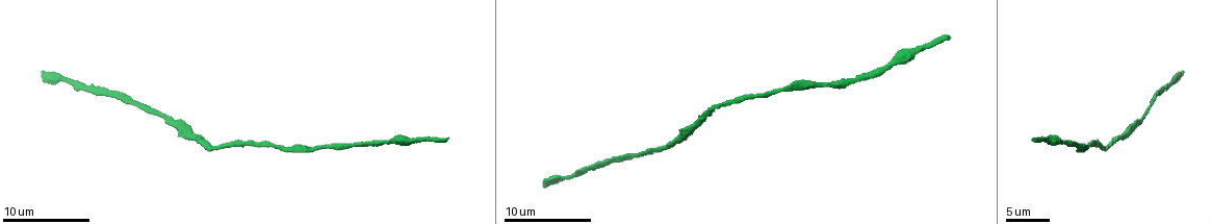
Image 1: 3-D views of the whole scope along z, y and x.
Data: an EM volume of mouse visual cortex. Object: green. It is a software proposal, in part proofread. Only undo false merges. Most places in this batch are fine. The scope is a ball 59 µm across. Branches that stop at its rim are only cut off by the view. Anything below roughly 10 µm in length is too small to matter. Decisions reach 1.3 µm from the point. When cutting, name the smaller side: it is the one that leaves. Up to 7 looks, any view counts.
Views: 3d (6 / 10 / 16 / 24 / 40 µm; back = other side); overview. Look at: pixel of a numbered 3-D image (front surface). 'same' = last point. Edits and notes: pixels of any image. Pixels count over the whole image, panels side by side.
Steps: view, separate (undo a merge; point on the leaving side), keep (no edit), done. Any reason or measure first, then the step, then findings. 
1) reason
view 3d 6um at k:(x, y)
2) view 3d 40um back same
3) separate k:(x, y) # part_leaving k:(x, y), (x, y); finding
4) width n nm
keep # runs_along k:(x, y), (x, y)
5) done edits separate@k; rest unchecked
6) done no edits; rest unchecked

view 3d 10um at 1:(232, 144)

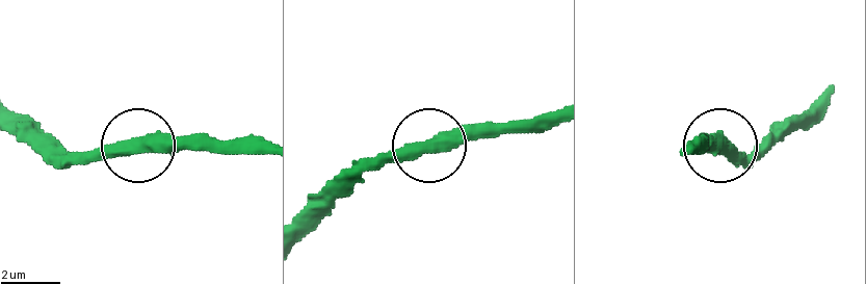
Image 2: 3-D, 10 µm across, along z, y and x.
width 420 nm
keep # runs_along 2:(138, 148), (240, 143); continuous, no second neuron

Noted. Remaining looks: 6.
view 3d 16um at 1:(1081, 146)

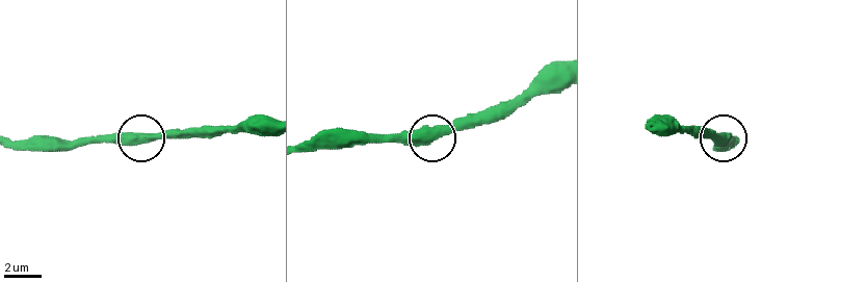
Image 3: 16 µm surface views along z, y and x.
keep # runs_along 3:(308, 152), (400, 137), (438, 137), (488, 124); one neuron here

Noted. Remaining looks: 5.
thick turns thin
view 3d 10um at 1:(188, 140)

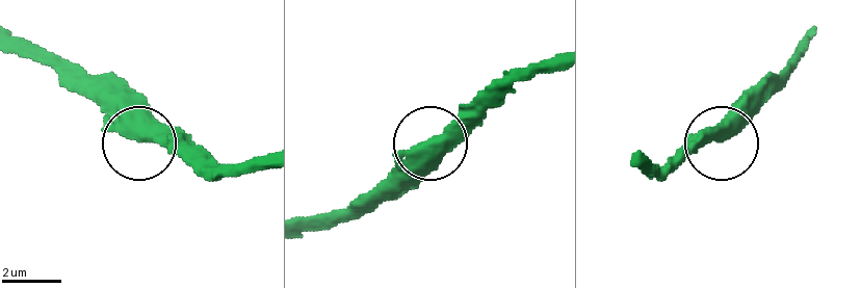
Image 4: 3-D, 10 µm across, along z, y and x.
other side
view 3d 10um back at 4:(143, 135)

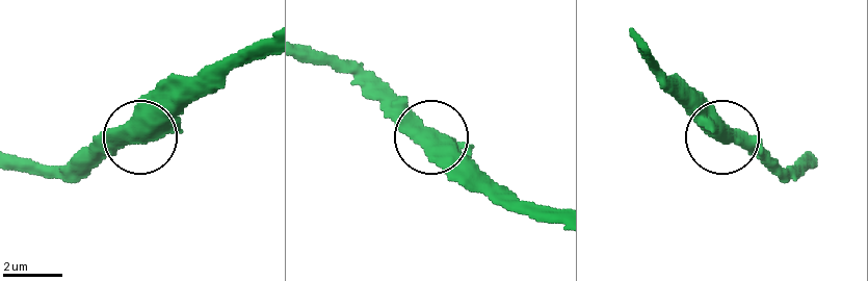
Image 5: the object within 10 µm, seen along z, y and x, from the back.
keep # runs_along 5:(17, 164), (99, 161), (143, 134), (186, 92); one neuron here

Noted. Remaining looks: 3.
thin neck
view 3d 10um at 1:(598, 164)

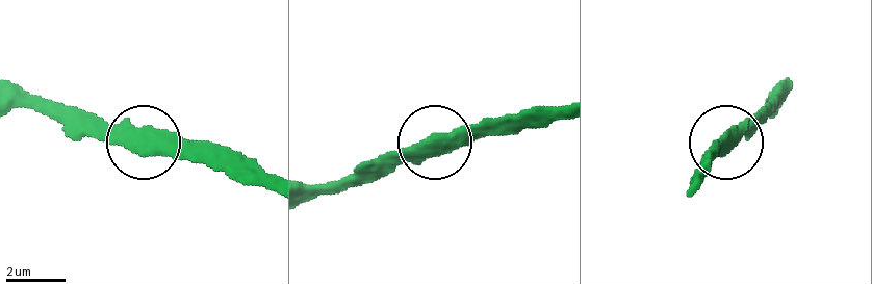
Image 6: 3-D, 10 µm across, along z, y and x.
width 530 nm
keep # runs_along 6:(556, 109), (452, 129), (414, 144), (373, 181); continuous, no second neuron

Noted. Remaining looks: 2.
done no edits; rest unchecked

